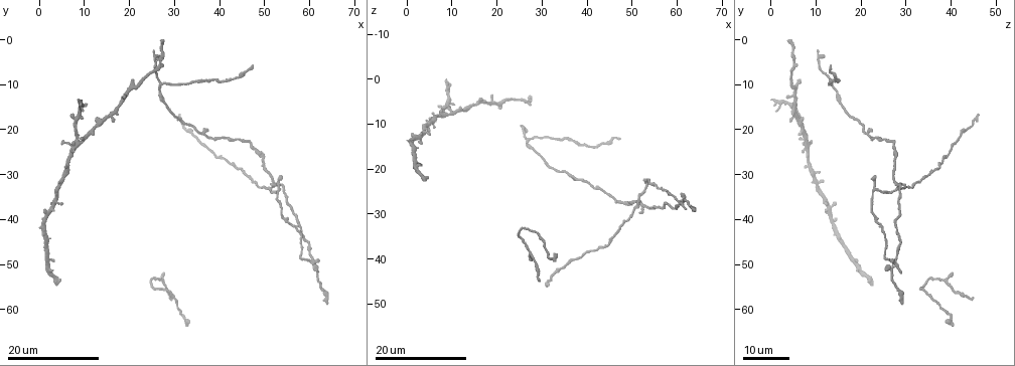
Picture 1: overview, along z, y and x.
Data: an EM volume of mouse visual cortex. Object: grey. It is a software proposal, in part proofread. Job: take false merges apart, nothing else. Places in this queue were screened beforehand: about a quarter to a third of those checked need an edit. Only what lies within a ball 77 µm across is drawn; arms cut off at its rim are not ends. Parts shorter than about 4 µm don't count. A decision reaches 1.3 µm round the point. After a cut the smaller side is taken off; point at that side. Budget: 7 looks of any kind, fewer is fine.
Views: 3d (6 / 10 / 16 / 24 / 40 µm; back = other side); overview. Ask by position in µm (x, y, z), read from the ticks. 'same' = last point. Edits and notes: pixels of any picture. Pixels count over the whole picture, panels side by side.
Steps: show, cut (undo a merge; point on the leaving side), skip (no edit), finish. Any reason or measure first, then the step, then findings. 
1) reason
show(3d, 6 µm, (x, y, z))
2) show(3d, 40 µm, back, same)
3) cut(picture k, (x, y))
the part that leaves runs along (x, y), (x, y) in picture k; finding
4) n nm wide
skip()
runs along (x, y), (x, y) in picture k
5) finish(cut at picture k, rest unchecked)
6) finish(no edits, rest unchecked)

sudden change in width
show(3d, 16 µm, (54.0, 39.0, 22.5))

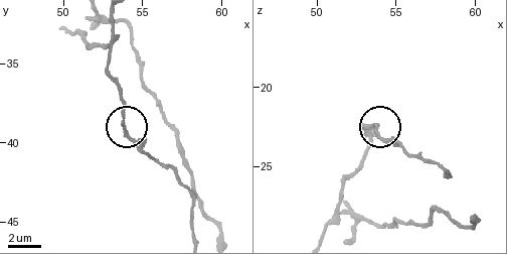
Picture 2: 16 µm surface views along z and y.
show(3d, 6 µm, (54.0, 39.2, 23.2))

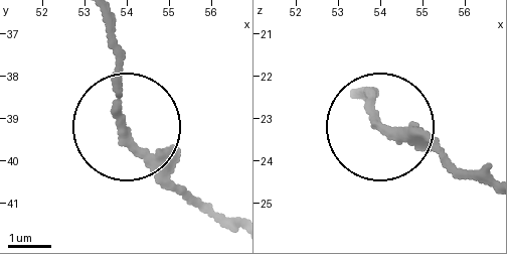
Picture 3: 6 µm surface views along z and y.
190 nm wide
skip()
runs along (229, 223), (186, 201), (125, 125), (111, 31) in picture 3; continuous, no second neuron

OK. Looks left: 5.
branch point
show(3d, 16 µm, (60.5, 49.5, 27.0))

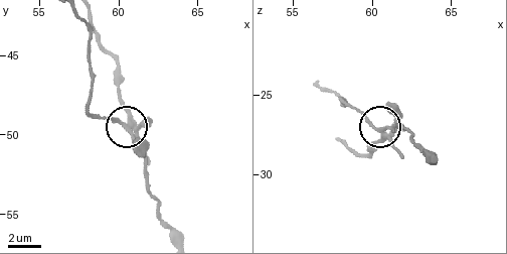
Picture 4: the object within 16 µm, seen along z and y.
zoom in
show(3d, 10 µm, (60.1, 49.2, 27.0))

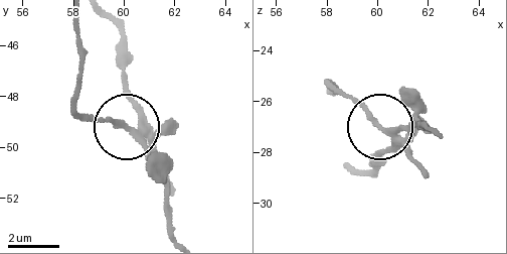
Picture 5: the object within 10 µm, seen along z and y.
200 nm wide
cut(picture 5, (408, 157))
the part that leaves runs along (144, 130), (125, 80), (116, 21) in picture 5; a second neuron is stuck on

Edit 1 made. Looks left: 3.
see it whole again
show(overview)

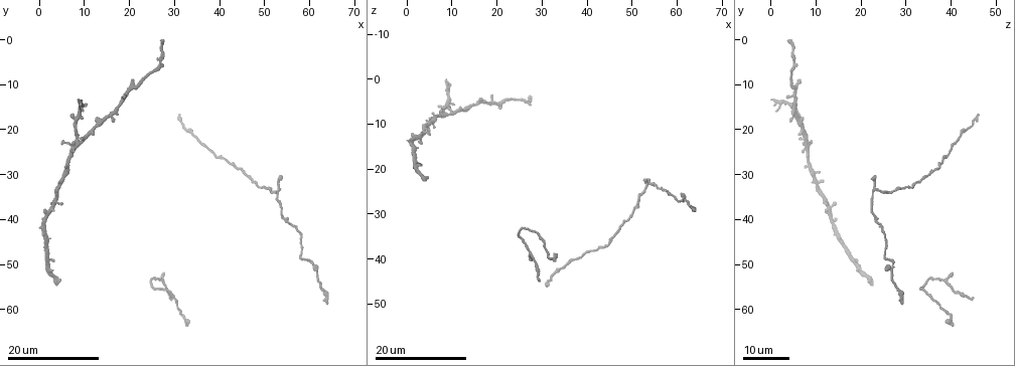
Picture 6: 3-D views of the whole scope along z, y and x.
show(3d, 24 µm, (25.5, 55.5, 33.5))

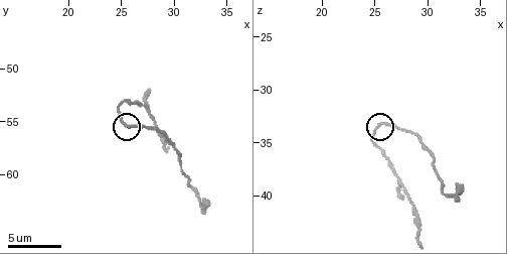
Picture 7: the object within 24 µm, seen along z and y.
zoom in
show(3d, 10 µm, (25.4, 55.2, 33.2))

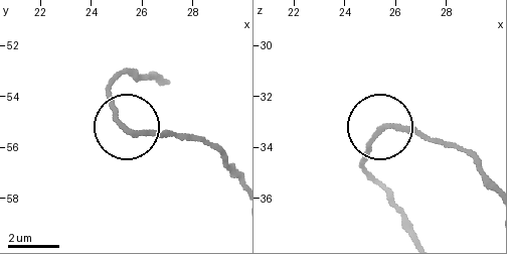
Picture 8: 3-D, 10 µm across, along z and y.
200 nm wide
skip()
continuous, no second neuron

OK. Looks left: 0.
finish(cut at picture 5, rest unchecked)

